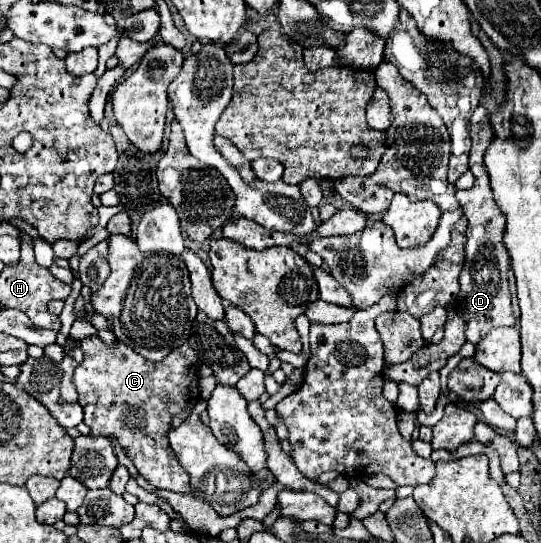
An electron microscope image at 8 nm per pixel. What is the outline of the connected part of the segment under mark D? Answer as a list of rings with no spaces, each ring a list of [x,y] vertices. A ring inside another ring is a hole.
[[[484,153],[470,155],[470,171],[476,181],[468,191],[456,191],[456,199],[468,219],[466,229],[466,263],[460,273],[460,293],[454,301],[454,309],[468,323],[466,339],[470,343],[478,343],[488,331],[494,327],[512,327],[516,317],[512,315],[510,293],[508,293],[508,269],[510,255],[502,243],[504,237],[504,213],[496,209],[492,201],[492,189],[488,181],[488,171],[484,167]]]

